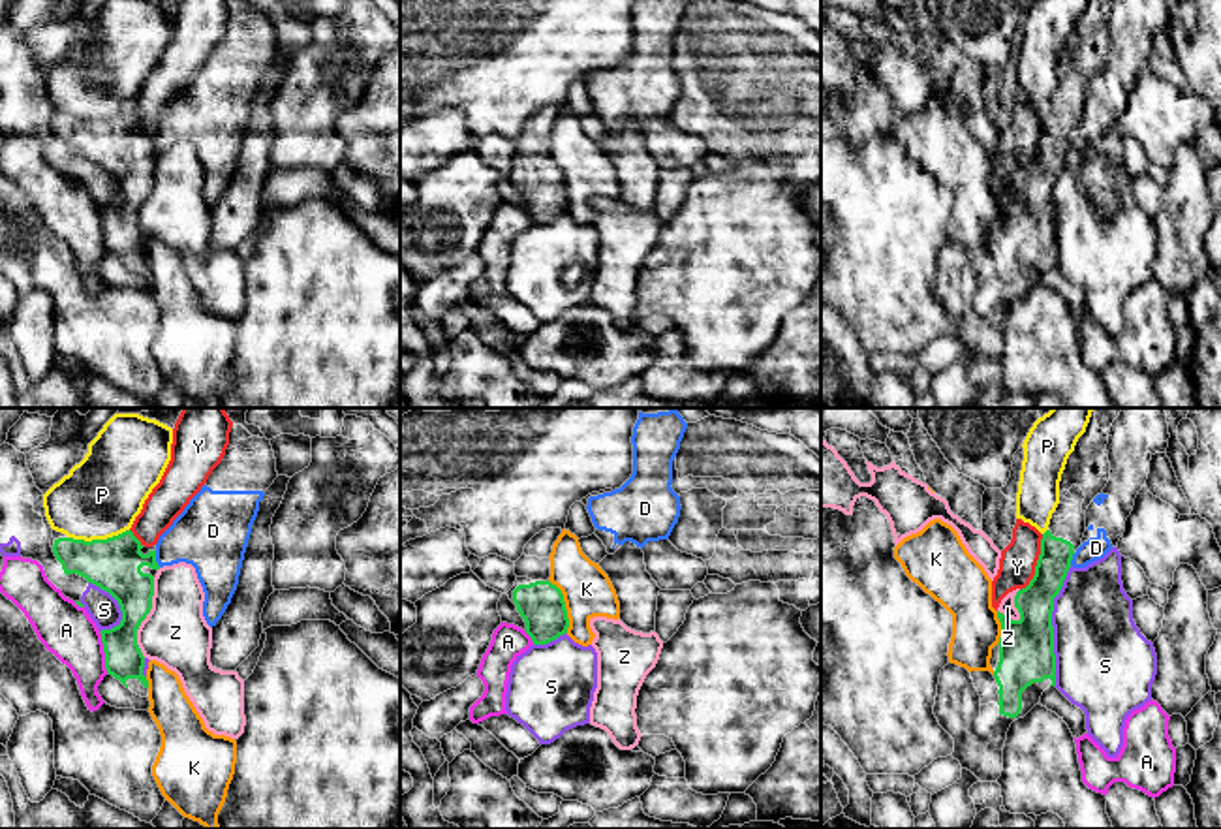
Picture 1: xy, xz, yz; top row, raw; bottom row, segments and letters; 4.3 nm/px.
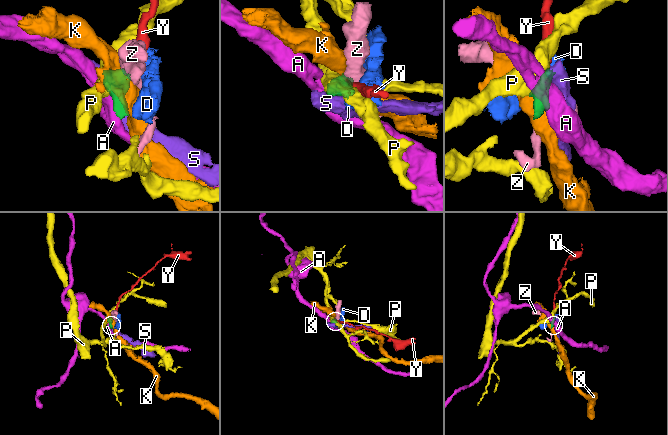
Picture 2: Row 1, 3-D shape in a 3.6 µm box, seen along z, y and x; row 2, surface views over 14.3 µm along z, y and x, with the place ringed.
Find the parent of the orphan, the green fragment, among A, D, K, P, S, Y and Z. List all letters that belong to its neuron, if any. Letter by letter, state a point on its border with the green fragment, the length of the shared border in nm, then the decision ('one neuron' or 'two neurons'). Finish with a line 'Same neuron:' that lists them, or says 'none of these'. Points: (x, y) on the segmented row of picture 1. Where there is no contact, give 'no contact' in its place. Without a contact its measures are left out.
A: meets green in xy at (104, 651); contact 180 nm long; two neurons
D: meets green in xy at (154, 559); contact 80 nm long; two neurons
K: meets green in xz at (564, 606); contact 240 nm long; two neurons
P: meets green in xy at (98, 540); contact 260 nm long; two neurons
S: meets green in yz at (1052, 626); contact 500 nm long; two neurons
Y: meets green in yz at (1037, 563); contact 260 nm long; two neurons
Z: meets green in xy at (145, 617); contact 340 nm long; two neurons
Same neuron: none of these

